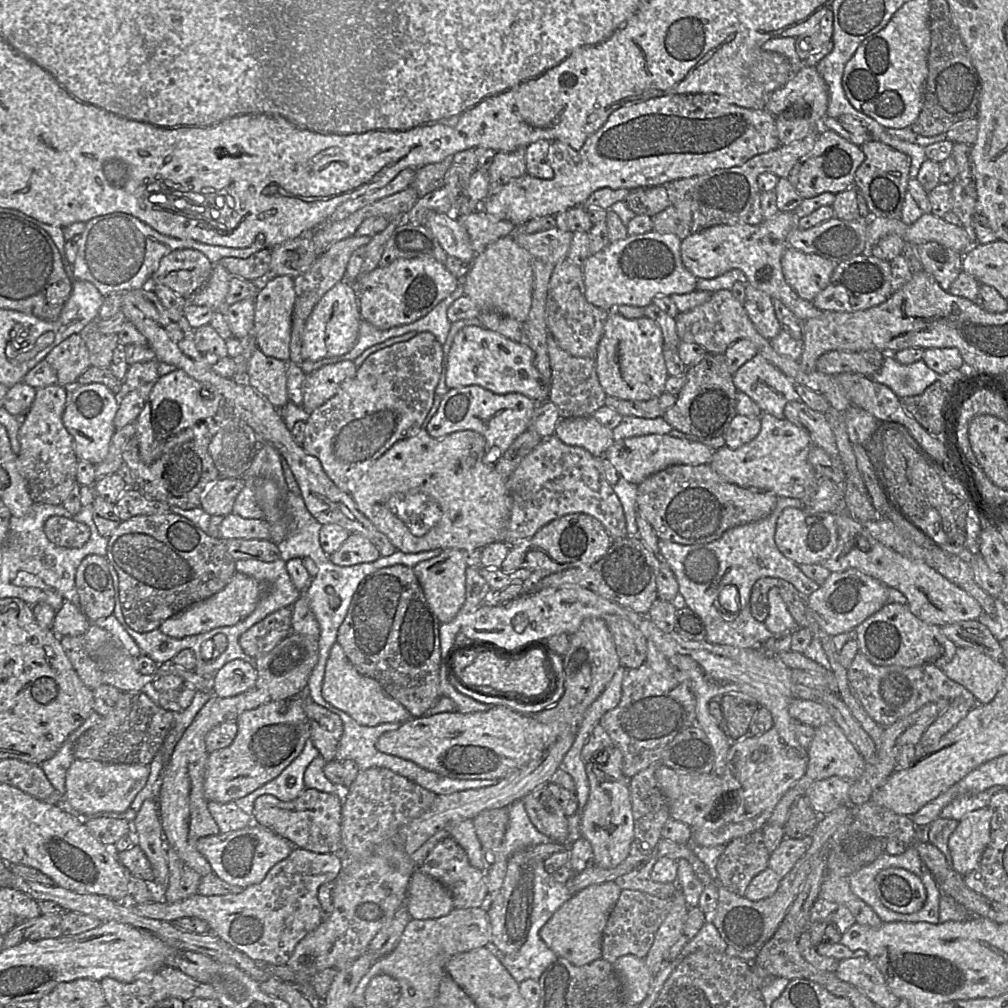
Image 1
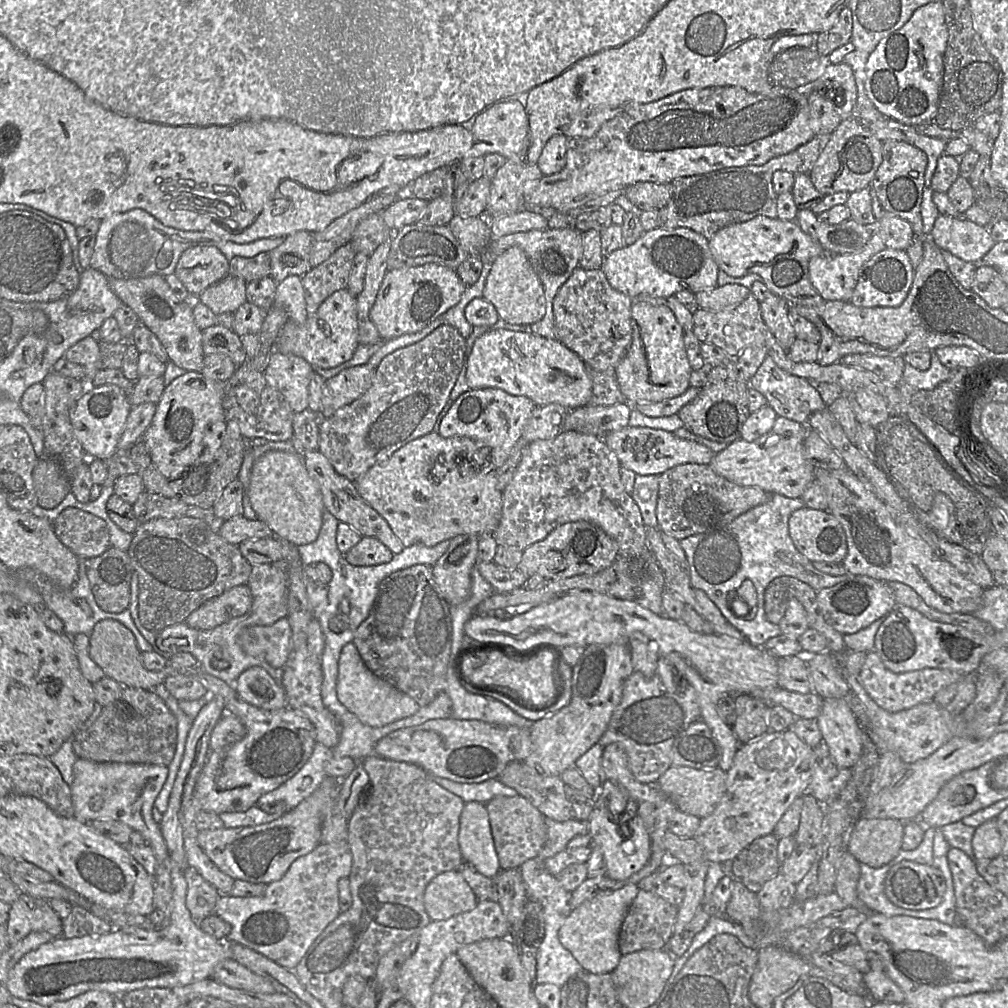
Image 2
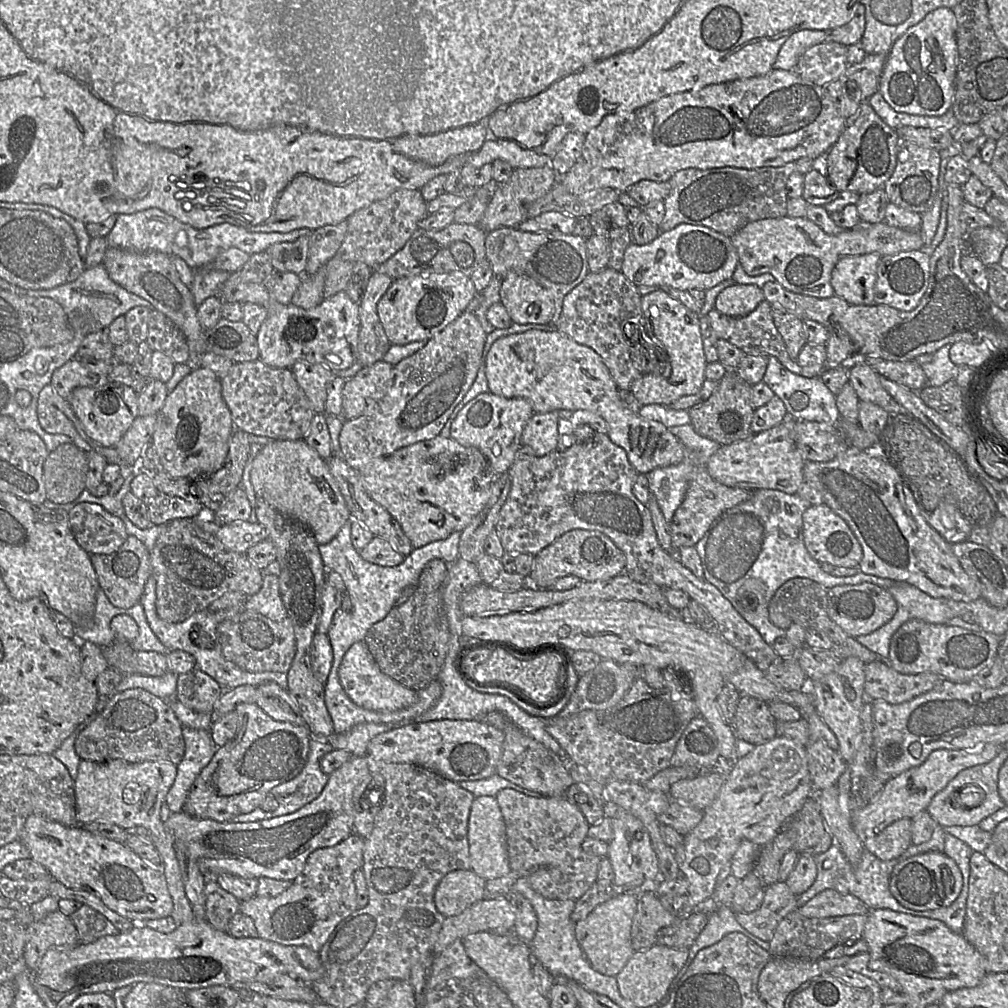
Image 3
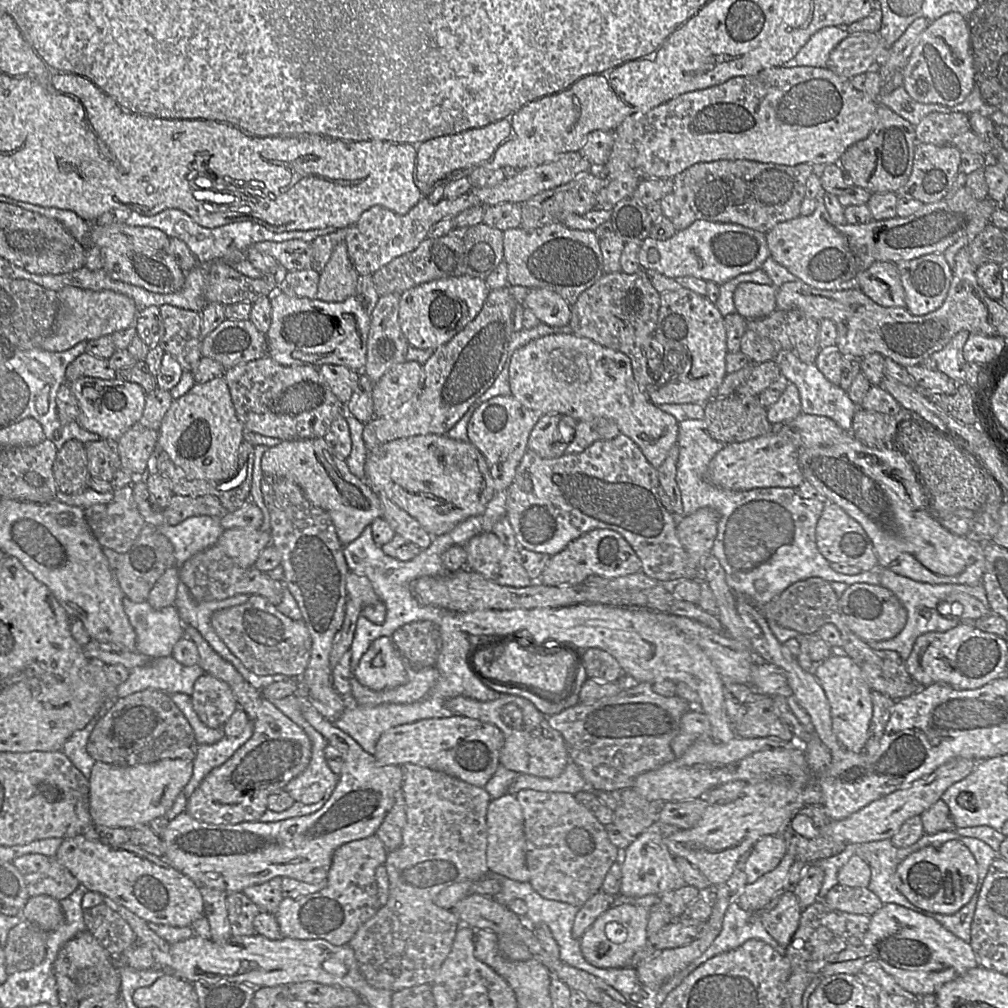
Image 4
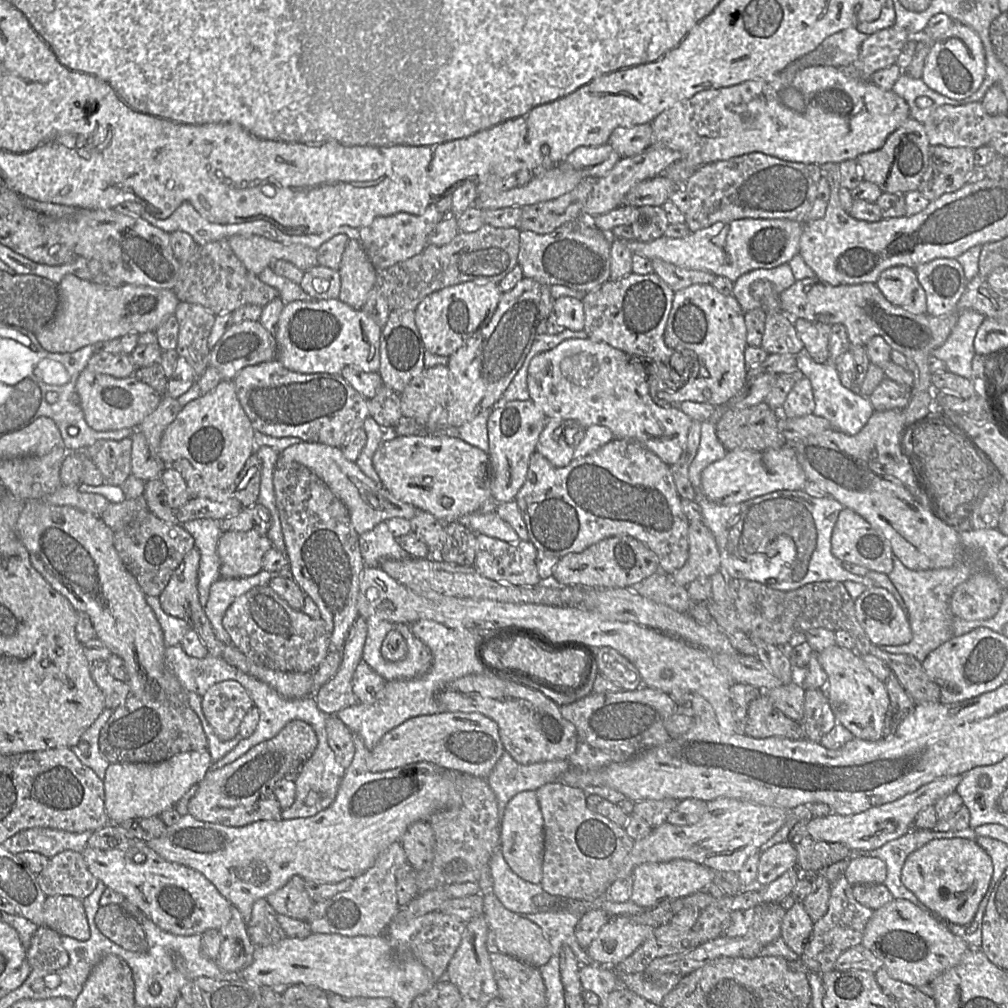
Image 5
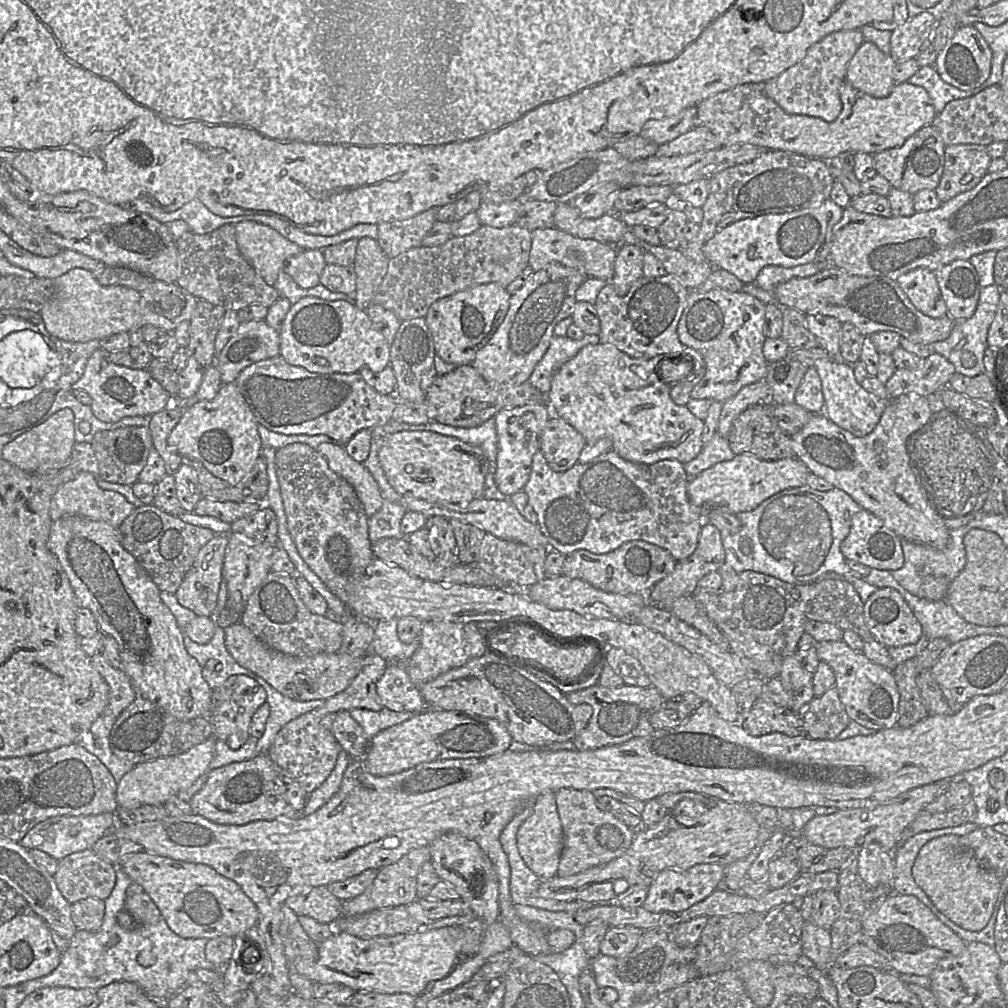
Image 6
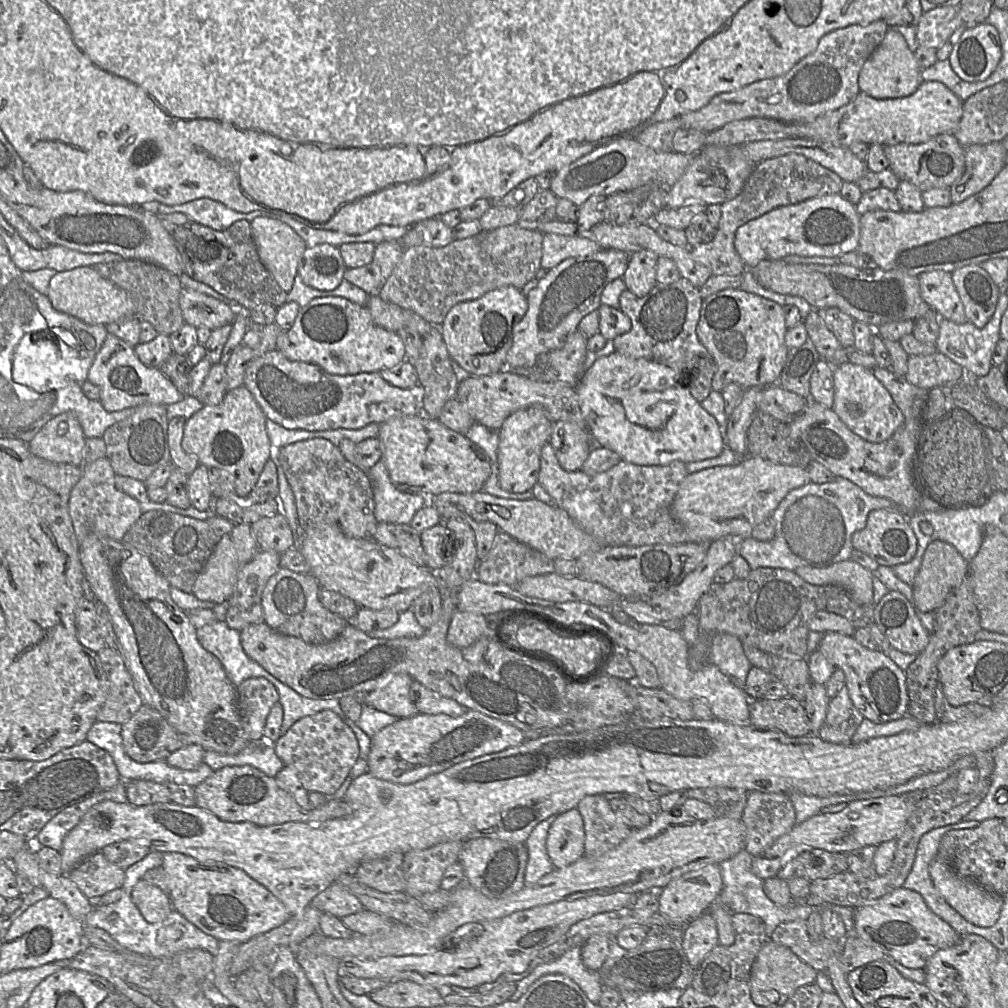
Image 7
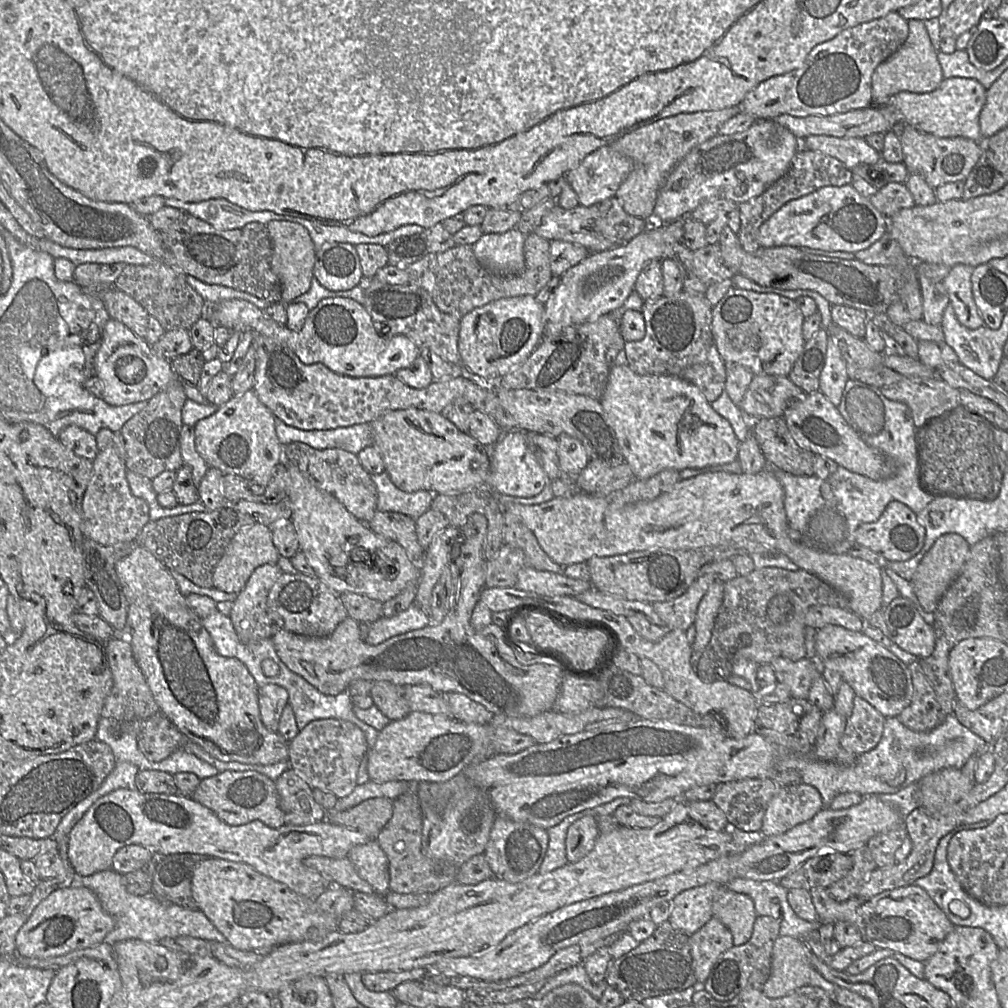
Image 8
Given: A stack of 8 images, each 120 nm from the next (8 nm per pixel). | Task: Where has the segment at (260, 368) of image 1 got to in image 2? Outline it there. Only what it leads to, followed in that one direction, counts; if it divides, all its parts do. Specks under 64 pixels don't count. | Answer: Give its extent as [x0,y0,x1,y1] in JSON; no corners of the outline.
[264,351,315,412]

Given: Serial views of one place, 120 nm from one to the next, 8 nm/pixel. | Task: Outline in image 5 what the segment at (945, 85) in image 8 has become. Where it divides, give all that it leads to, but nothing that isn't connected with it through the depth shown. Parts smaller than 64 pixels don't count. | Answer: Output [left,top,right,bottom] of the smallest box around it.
[650,66,910,167]

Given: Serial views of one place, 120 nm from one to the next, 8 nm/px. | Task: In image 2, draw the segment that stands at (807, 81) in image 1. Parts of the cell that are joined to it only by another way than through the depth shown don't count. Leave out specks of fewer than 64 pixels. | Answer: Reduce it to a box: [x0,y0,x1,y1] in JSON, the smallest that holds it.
[794,63,858,119]

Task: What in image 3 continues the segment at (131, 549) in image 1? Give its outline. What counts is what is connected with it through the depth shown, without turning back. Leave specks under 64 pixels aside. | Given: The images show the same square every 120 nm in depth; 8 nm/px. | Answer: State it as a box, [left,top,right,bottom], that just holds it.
[149,519,264,623]

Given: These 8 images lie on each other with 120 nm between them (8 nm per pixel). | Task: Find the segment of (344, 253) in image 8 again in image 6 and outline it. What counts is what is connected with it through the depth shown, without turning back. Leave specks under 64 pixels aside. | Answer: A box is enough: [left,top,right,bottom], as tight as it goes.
[283,250,326,289]

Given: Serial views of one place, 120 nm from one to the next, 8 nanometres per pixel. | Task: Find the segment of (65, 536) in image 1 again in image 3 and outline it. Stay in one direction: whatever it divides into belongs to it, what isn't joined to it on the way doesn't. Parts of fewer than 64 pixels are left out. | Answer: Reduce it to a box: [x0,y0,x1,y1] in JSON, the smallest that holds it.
[68,502,129,555]

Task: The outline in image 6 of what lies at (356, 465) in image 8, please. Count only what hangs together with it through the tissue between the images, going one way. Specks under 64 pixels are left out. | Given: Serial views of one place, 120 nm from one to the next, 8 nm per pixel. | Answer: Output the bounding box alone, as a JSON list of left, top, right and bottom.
[276,443,374,608]

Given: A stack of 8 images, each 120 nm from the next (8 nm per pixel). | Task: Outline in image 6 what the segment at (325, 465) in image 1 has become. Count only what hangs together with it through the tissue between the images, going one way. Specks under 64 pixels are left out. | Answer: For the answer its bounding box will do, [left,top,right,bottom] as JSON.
[470,264,587,385]

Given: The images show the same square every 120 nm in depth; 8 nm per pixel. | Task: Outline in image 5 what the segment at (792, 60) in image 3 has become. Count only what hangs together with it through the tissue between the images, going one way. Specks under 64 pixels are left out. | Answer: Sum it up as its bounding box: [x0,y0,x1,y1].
[791,27,867,68]

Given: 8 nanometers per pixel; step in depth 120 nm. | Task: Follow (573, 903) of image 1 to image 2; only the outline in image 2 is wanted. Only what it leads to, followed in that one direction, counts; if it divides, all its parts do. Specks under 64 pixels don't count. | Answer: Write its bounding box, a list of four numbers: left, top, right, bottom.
[558,884,640,973]

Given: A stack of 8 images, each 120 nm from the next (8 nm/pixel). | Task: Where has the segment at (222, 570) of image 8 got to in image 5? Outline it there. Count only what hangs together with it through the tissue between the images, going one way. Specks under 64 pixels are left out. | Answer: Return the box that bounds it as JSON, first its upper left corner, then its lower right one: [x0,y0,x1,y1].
[158,548,248,673]

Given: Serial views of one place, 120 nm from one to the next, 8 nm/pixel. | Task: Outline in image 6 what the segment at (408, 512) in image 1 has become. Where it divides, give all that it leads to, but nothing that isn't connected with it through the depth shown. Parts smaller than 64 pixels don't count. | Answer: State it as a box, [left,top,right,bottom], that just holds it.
[378,431,488,506]

